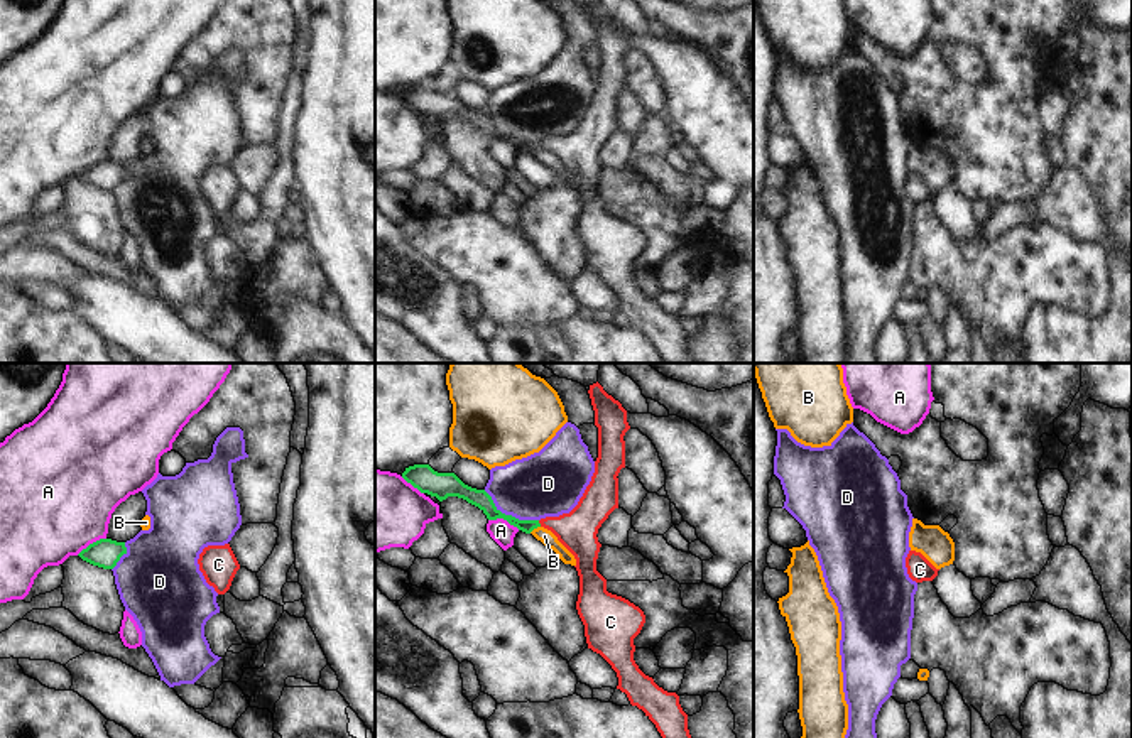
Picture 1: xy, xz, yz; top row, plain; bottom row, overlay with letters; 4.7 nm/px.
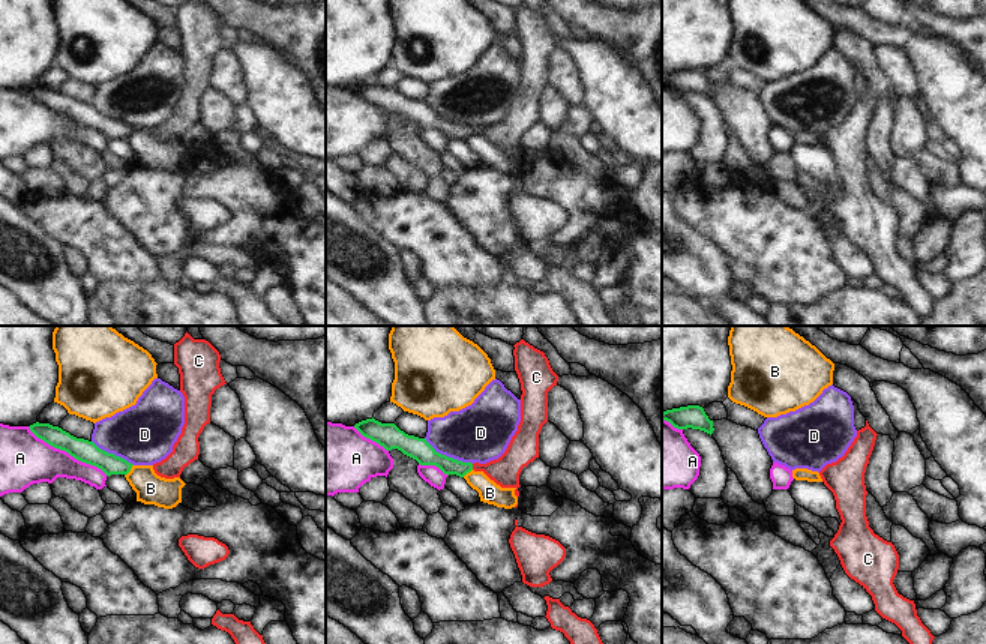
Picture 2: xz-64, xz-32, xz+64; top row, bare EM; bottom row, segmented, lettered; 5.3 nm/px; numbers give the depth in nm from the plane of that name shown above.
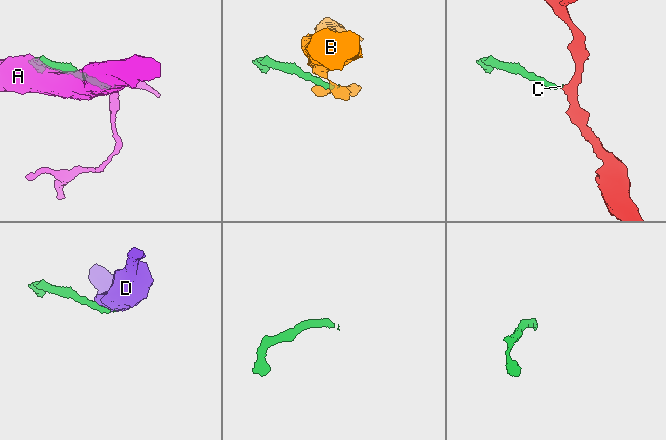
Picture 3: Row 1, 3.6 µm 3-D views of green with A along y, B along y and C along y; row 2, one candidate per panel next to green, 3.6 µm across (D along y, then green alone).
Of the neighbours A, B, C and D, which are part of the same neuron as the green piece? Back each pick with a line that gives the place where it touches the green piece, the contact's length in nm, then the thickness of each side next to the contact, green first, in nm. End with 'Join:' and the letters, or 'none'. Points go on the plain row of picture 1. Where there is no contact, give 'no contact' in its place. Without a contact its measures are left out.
C: contact xz (539, 146); length 40 nm; calibres 70 and 190 nm
Join: C

